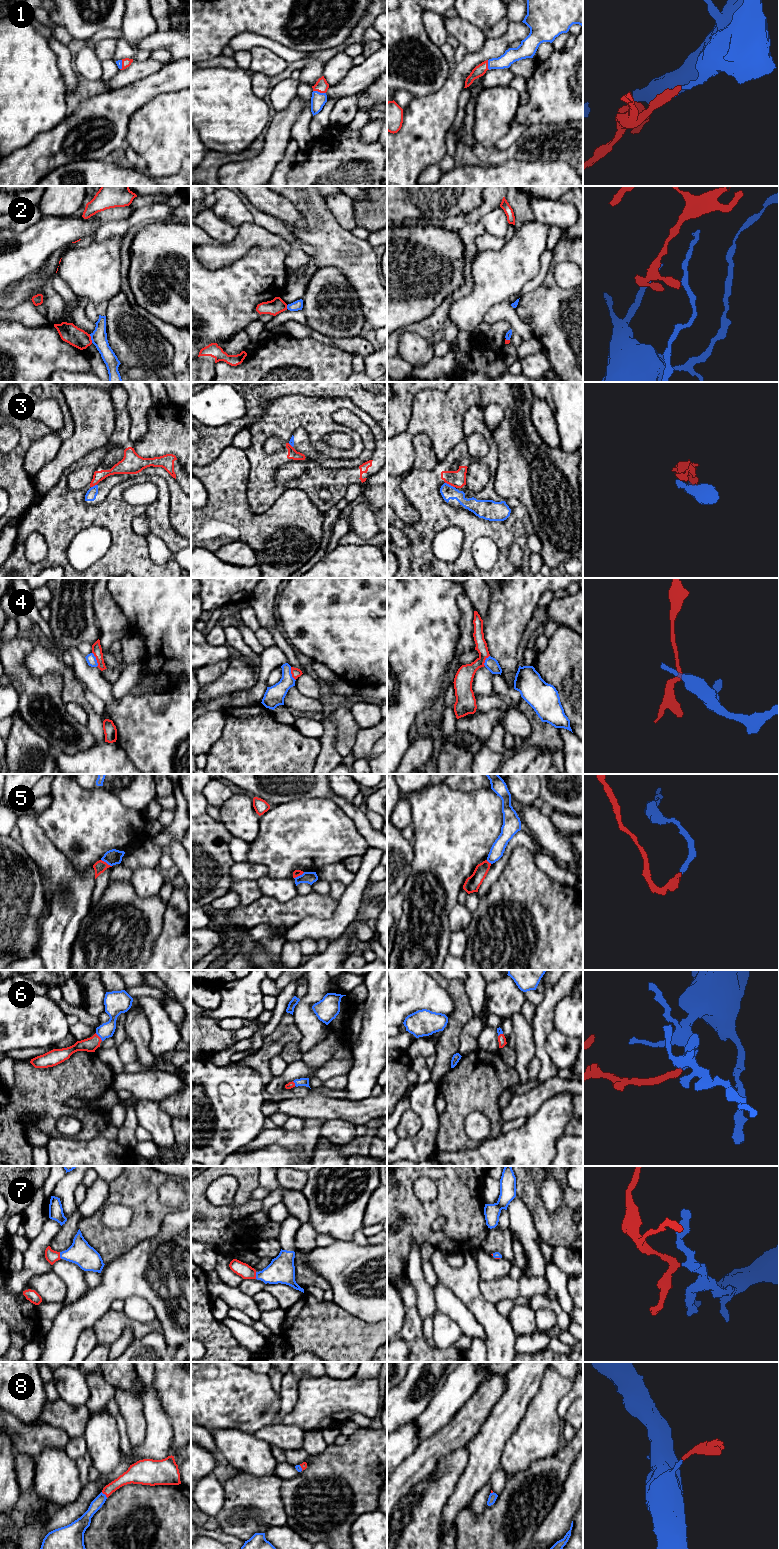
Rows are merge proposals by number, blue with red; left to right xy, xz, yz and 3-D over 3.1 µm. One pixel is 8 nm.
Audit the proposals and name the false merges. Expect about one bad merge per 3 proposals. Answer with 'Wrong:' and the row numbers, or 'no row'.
Wrong: 2, 3, 4, 5

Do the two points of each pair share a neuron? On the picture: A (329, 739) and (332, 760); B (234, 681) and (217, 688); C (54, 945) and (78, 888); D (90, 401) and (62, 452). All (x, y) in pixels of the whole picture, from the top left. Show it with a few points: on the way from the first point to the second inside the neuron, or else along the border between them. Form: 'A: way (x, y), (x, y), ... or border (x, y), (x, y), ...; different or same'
A: way (329, 744), (329, 755); same
B: way (230, 682), (221, 686); same
C: way (59, 931), (66, 912), (76, 902); same
D: way (90, 414), (90, 427), (75, 442); same

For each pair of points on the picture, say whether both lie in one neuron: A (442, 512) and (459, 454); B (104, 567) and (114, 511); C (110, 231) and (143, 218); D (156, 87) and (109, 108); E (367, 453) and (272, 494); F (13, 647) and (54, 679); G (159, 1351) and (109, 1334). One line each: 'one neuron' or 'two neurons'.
A: one neuron
B: one neuron
C: one neuron
D: one neuron
E: two neurons
F: one neuron
G: two neurons

